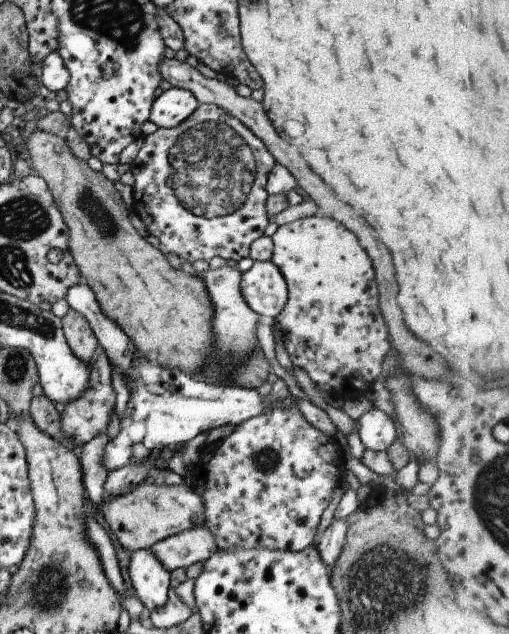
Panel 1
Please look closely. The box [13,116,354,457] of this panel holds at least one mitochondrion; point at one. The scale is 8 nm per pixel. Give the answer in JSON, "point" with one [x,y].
{"point":[87,203]}

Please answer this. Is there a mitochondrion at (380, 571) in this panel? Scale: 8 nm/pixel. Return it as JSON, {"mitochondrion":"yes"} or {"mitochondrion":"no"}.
{"mitochondrion":"yes"}

